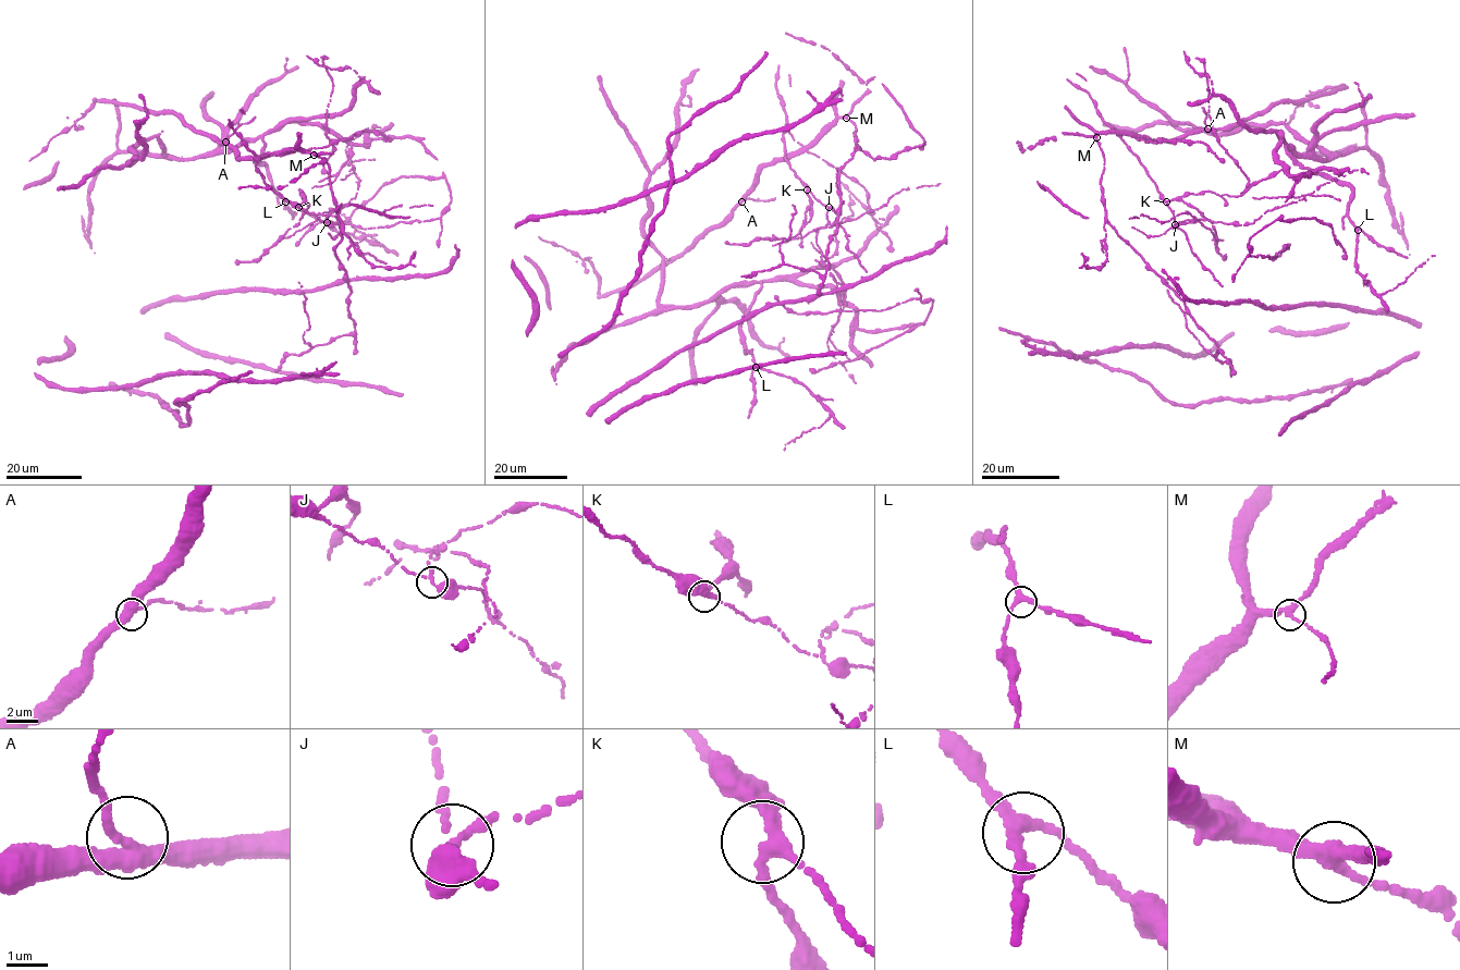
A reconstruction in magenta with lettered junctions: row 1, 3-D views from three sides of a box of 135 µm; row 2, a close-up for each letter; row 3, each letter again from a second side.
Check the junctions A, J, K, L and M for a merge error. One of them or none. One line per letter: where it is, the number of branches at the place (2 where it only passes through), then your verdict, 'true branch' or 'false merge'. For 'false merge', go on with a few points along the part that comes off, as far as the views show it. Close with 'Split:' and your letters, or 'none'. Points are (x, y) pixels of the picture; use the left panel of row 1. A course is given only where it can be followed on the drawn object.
A: (225, 142) | 3 | true branch
J: (327, 222) | 3 | false merge | (327, 222), (329, 215), (320, 213), (355, 197), (360, 181), (346, 155), (347, 142), (366, 129), (380, 127)
K: (298, 207) | 3 | true branch
L: (285, 201) | 3 | true branch
M: (314, 155) | 3 | true branch
Split: J

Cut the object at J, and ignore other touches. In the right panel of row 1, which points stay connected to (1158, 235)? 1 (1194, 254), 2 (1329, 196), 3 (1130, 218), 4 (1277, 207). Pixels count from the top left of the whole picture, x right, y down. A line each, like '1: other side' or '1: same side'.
1: other side
2: same side
3: same side
4: same side

